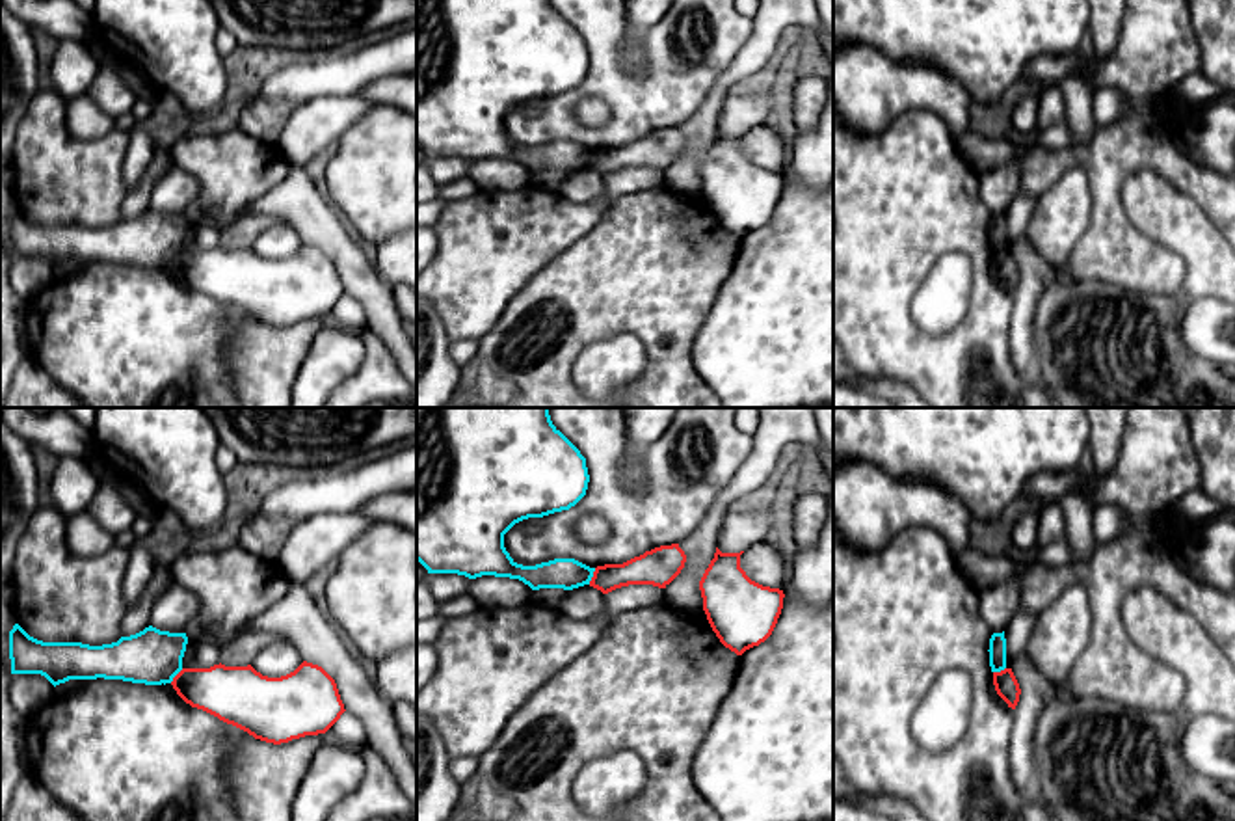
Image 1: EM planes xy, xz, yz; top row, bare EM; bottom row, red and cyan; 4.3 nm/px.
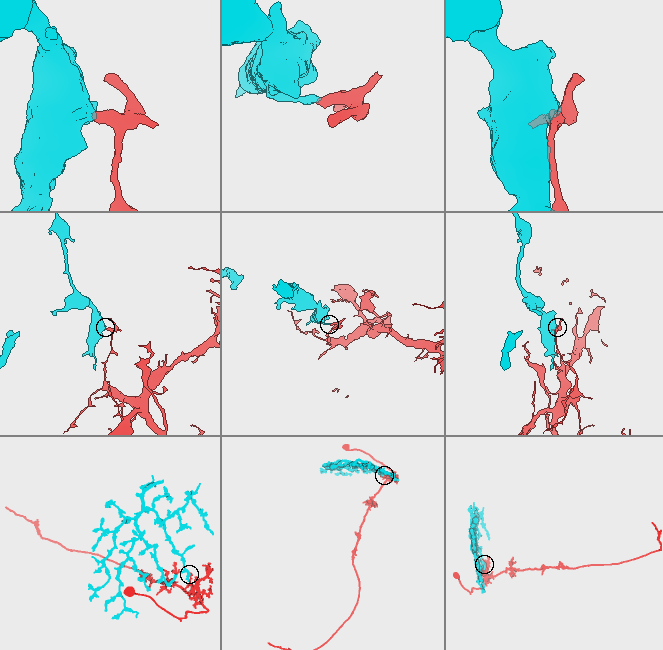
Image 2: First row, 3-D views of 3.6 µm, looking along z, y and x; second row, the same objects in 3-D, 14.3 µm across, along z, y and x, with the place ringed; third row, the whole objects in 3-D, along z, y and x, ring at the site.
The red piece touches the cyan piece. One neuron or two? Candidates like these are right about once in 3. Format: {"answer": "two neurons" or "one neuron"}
{"answer": "two neurons"}

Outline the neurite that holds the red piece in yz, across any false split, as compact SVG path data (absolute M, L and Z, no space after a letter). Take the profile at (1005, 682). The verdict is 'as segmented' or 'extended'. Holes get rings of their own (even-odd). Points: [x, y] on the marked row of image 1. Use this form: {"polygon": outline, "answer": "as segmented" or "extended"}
{"polygon": "M1012 668L993 672L993 685L997 694L1008 704L1008 707L1016 709L1021 689Z", "answer": "as segmented"}

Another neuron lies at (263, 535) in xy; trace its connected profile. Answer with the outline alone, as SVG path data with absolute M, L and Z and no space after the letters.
M259 508L251 516L244 518L246 525L240 532L240 542L247 553L260 560L277 564L281 544L286 540L290 531L299 523L292 518L268 516Z

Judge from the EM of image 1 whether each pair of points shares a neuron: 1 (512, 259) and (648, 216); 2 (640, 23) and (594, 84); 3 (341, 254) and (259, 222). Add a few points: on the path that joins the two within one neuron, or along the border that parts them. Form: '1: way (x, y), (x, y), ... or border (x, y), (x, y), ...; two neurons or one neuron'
1: border (614, 201), (612, 209), (586, 235), (551, 261); two neurons
2: border (661, 19), (642, 34); two neurons
3: border (246, 215), (266, 215), (272, 220); two neurons

